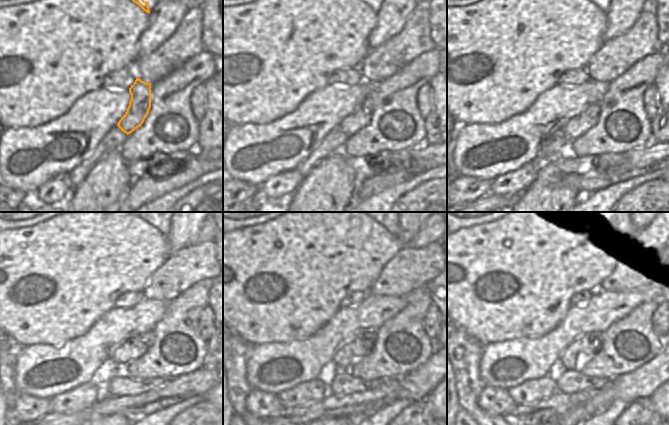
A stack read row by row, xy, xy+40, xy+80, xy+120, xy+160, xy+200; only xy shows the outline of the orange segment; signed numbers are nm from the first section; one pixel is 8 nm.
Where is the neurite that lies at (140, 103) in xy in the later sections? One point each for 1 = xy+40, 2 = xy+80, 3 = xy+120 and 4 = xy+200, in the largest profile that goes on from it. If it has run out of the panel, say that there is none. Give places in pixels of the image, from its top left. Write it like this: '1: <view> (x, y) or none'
1: xy+40 (360, 117)
2: xy+80 (578, 125)
3: xy+120 (133, 348)
4: xy+200 (589, 344)

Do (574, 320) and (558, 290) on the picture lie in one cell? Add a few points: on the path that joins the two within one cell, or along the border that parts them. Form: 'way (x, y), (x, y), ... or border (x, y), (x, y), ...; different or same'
border (571, 306), (563, 320), (555, 328); different

